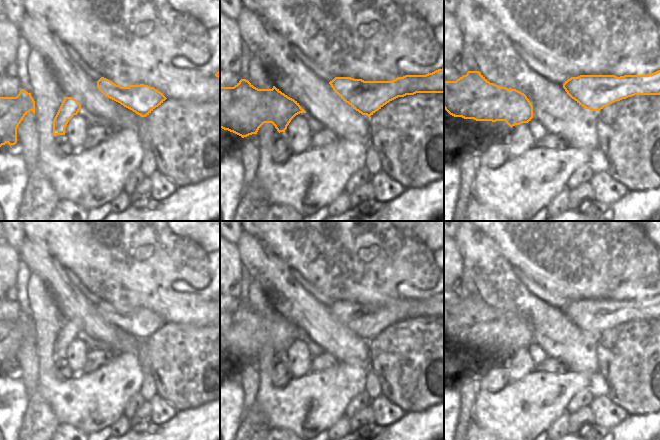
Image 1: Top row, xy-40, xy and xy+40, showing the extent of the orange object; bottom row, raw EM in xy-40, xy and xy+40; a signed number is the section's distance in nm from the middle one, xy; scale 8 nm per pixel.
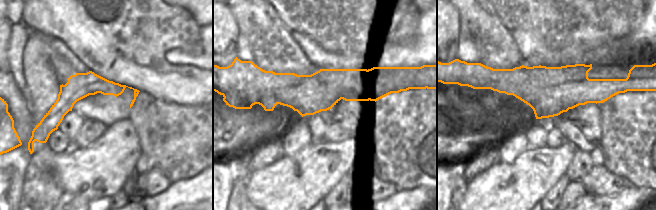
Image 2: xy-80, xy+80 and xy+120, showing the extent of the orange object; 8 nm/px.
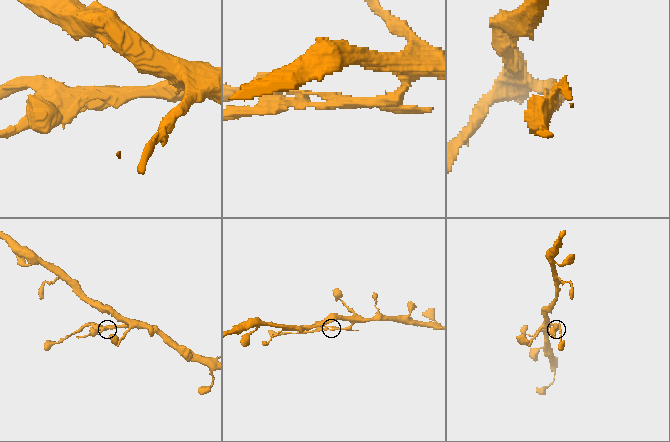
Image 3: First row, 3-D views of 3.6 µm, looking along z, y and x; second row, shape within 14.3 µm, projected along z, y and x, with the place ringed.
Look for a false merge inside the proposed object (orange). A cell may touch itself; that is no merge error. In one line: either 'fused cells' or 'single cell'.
fused cells

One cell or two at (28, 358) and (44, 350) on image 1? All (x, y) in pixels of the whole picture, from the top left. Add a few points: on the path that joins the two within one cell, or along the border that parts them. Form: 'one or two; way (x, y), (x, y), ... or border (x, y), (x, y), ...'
two; border (33, 338), (38, 358), (37, 378)

